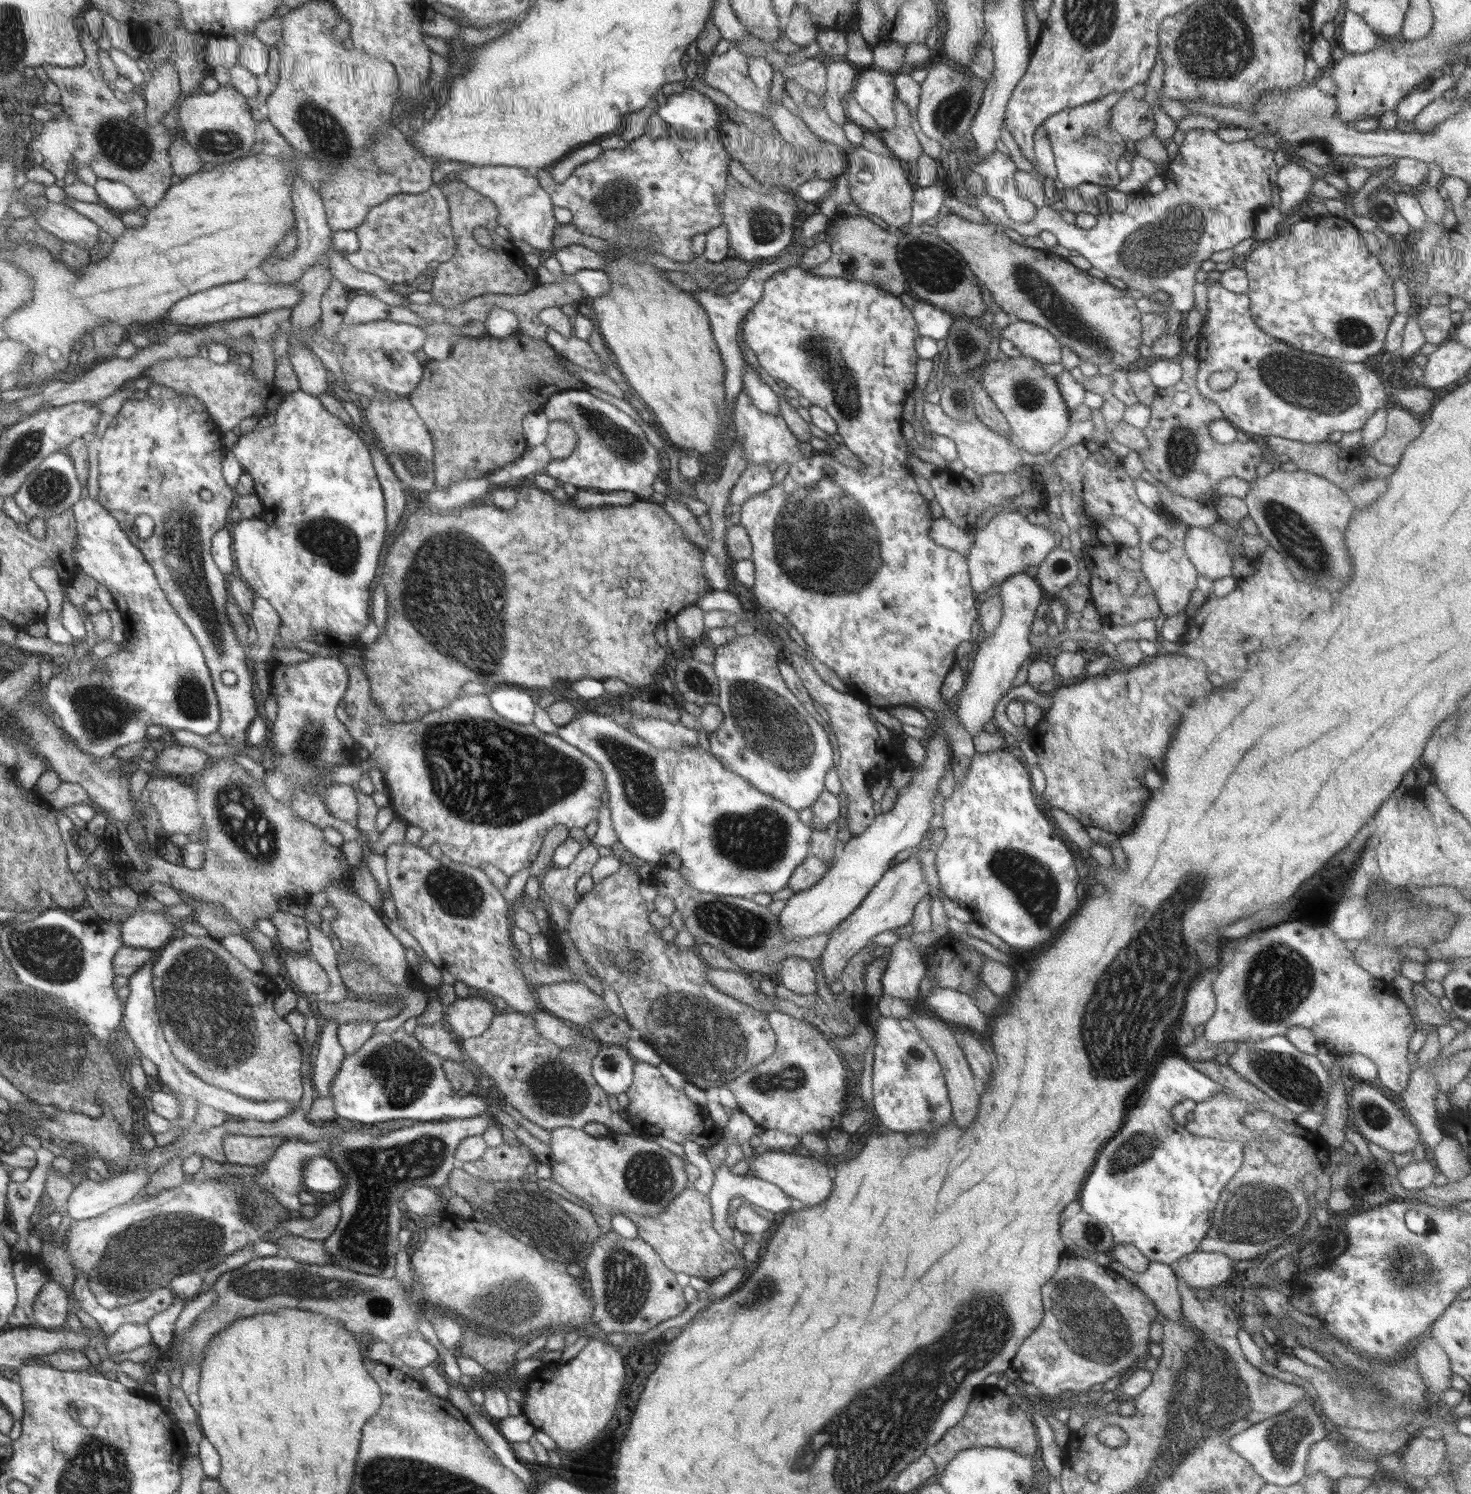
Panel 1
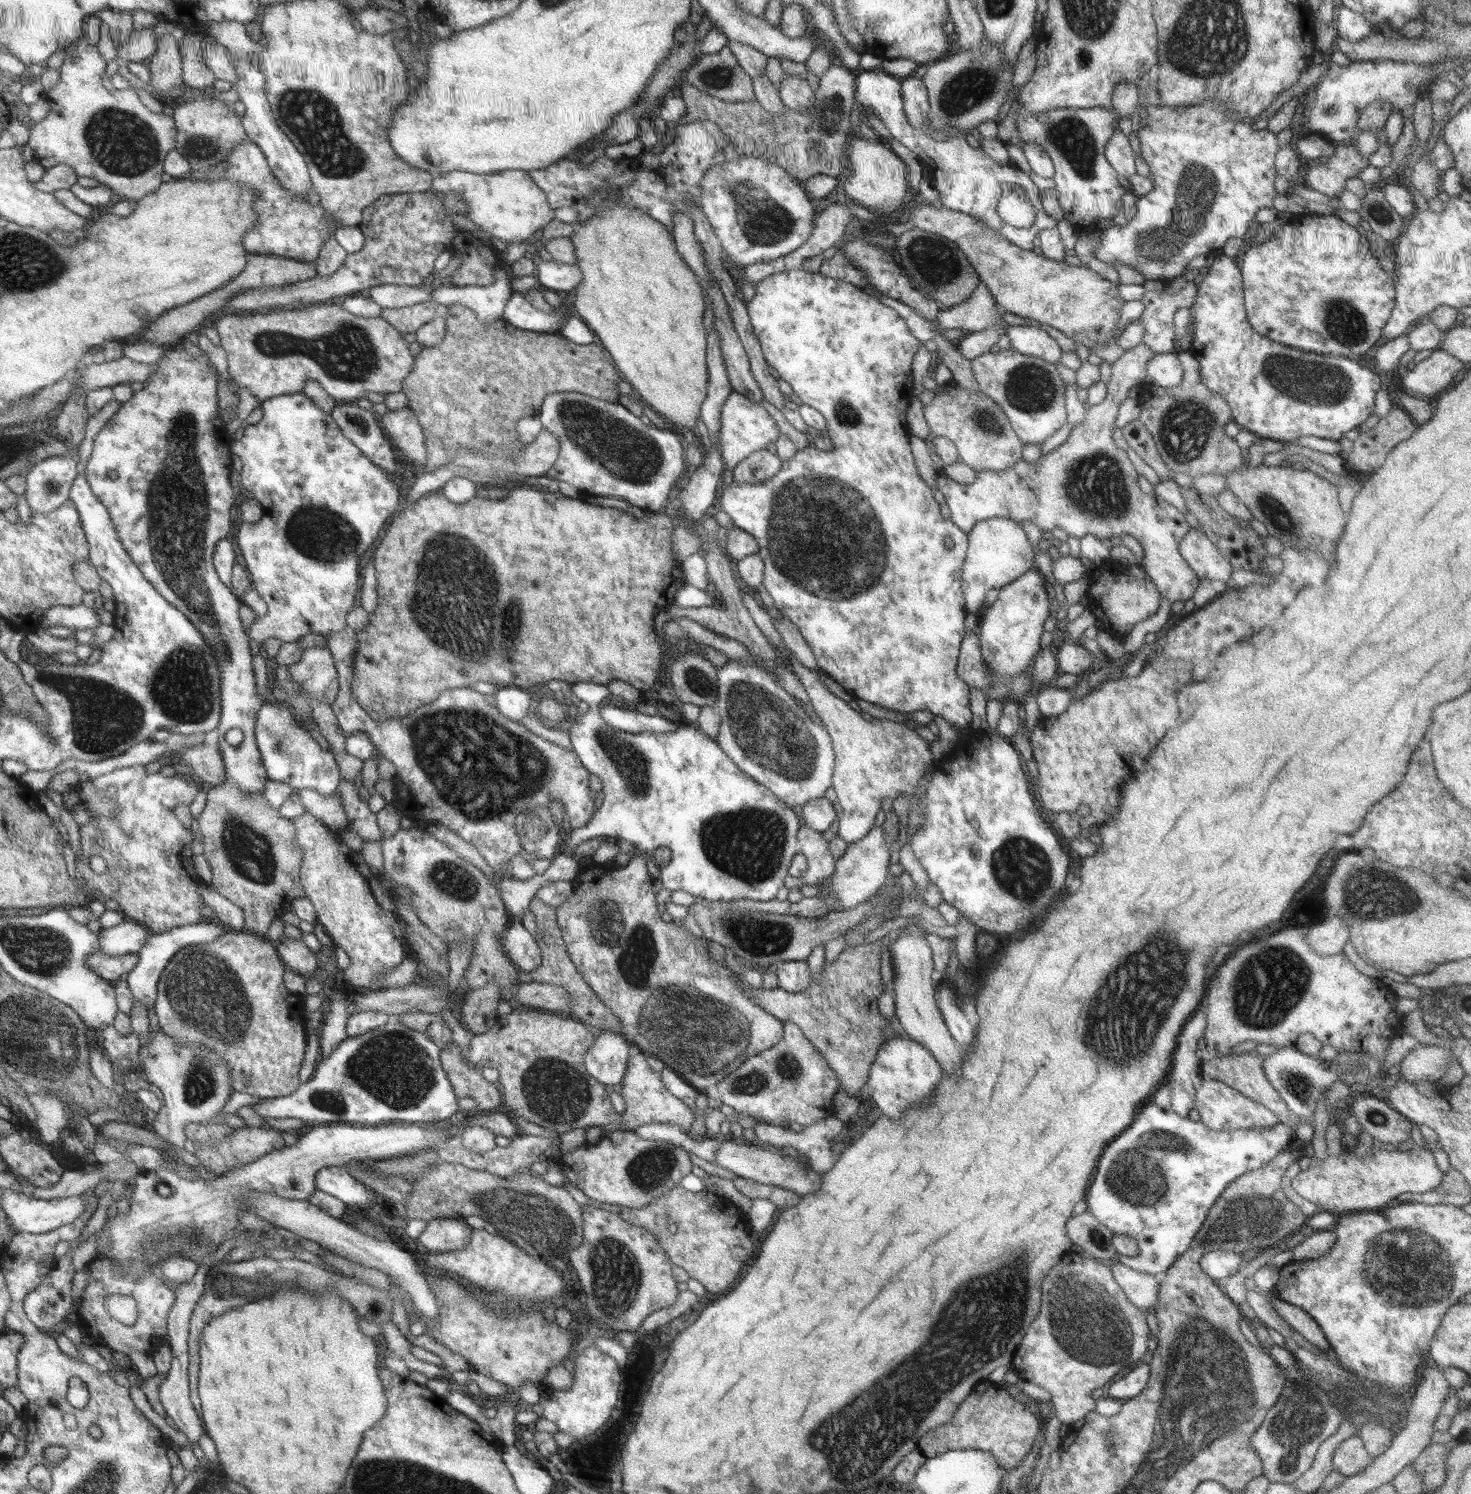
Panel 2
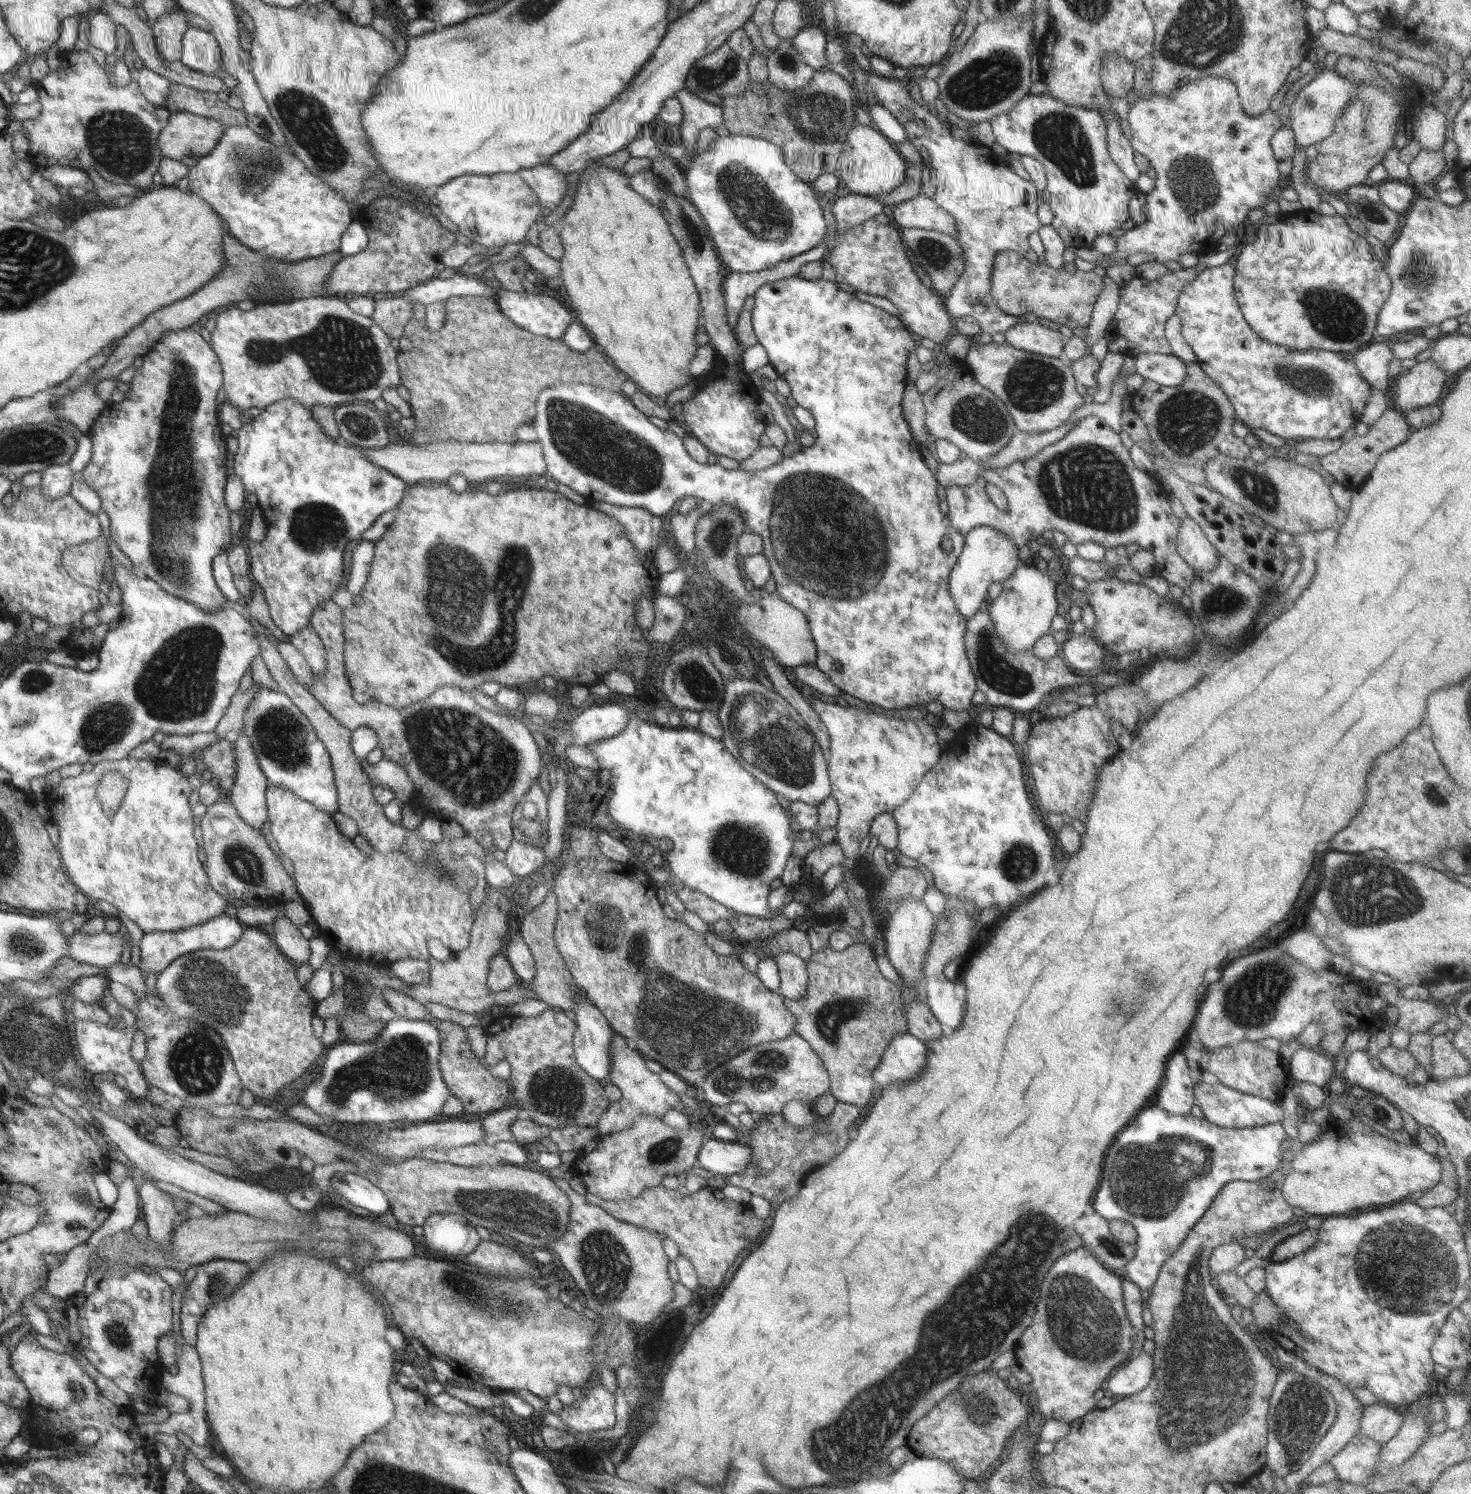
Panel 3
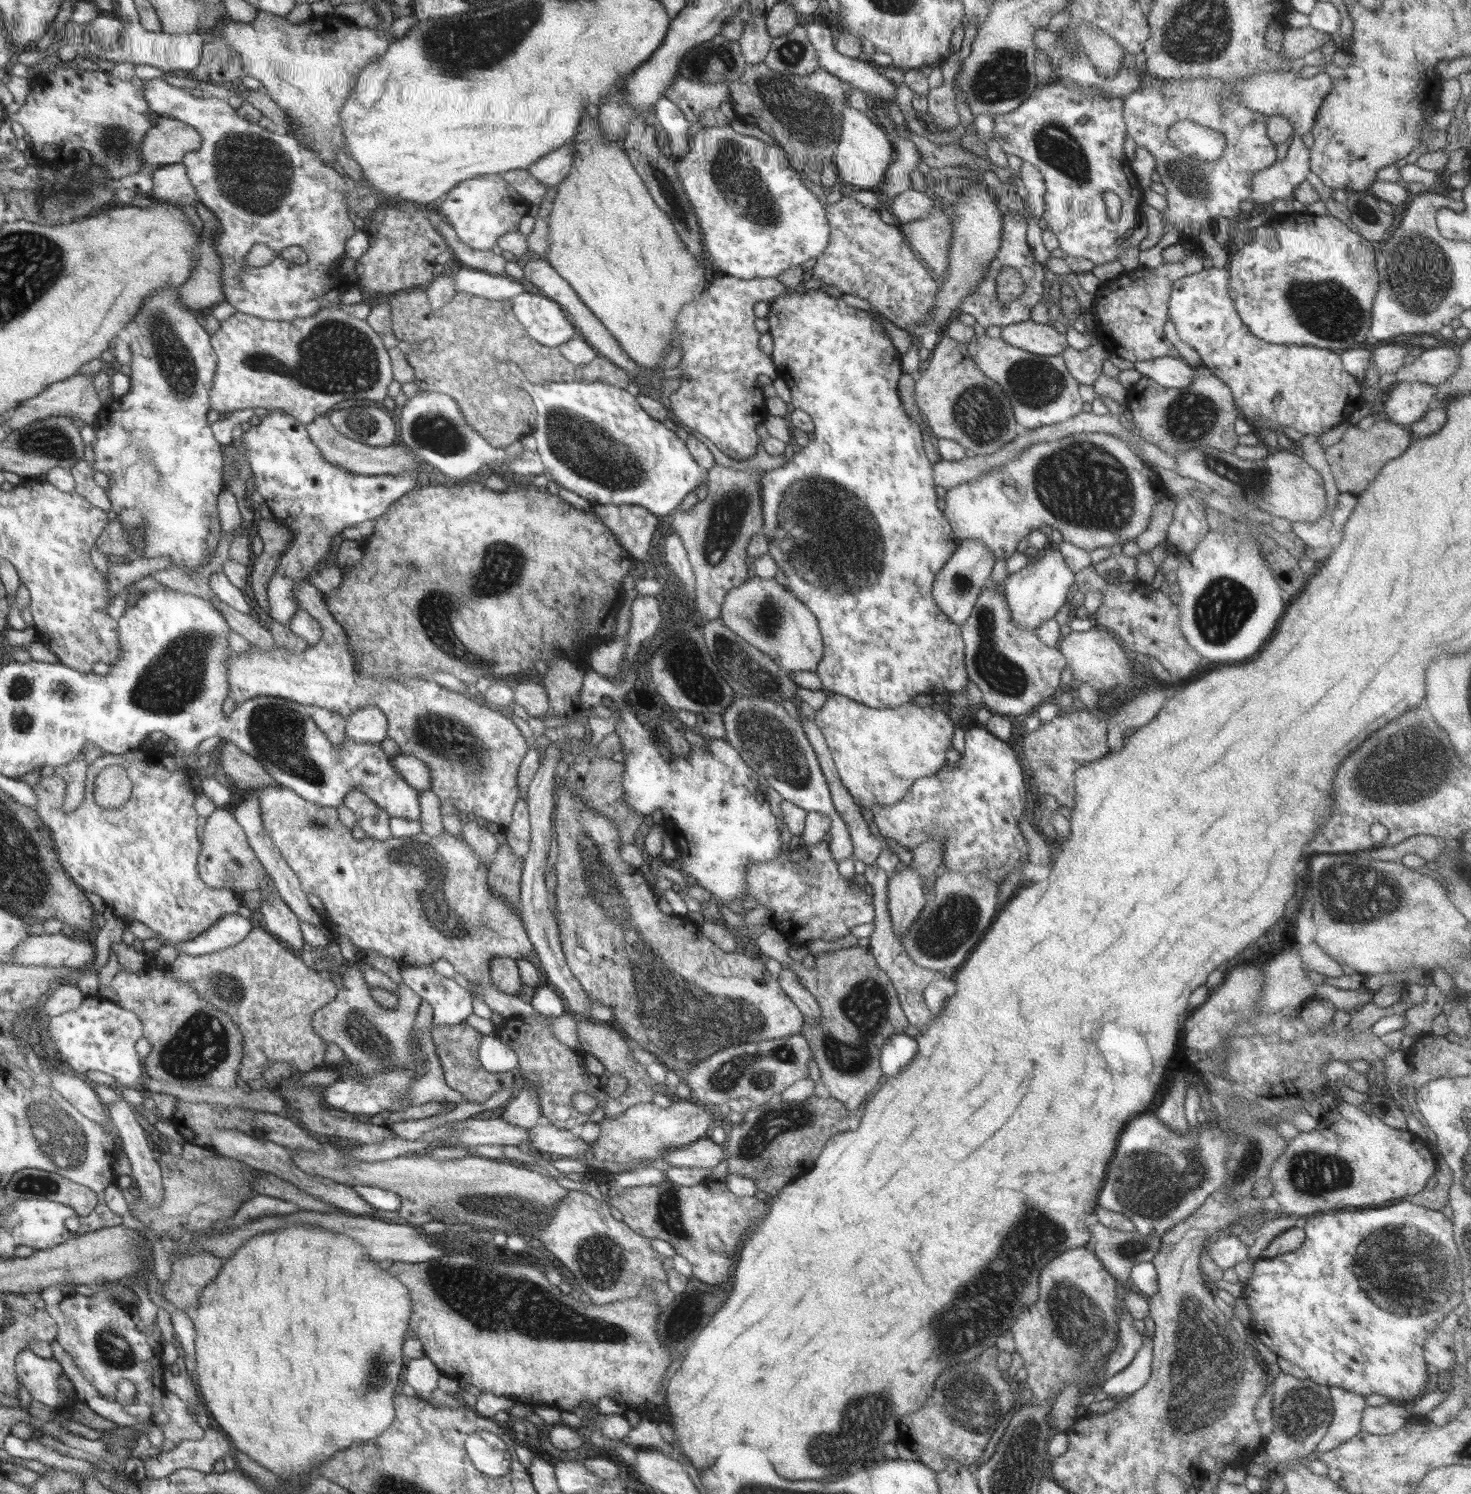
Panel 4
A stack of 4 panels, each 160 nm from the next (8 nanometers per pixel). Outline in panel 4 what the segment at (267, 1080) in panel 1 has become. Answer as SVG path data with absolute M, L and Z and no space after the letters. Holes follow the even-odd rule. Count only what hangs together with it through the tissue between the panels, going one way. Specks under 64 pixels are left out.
M253 928L242 942L202 956L190 956L180 953L172 964L172 975L180 983L188 983L200 999L216 1007L218 1011L230 1015L232 1021L244 1032L243 1058L240 1064L240 1078L248 1080L261 1078L267 1066L276 1062L290 1062L297 1070L308 1072L324 1062L326 1044L322 1036L315 1031L314 1014L323 1009L339 996L338 988L332 980L322 980L318 972L312 972L298 956L282 946L280 939L264 928Z

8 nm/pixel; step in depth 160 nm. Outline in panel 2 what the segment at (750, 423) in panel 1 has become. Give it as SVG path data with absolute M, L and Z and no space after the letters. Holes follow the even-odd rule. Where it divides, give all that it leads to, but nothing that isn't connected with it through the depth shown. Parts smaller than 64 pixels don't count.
M732 392L724 403L721 416L722 428L719 432L717 447L722 455L726 468L732 469L752 453L758 450L770 448L768 444L776 442L780 438L780 430L774 418L766 412L758 403L752 402L746 395Z

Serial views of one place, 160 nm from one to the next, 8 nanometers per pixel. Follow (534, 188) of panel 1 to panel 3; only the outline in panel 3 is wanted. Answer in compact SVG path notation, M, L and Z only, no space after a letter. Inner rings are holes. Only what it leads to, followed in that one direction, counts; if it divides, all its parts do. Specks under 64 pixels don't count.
M519 172L459 176L433 188L429 200L458 226L464 236L489 248L522 242L530 224L534 224L544 210L539 195L524 182Z

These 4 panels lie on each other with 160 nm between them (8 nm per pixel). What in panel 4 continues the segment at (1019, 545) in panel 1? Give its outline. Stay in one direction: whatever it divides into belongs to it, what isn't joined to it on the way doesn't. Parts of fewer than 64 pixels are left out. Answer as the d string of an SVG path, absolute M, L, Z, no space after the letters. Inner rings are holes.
M962 539L950 561L936 576L932 586L932 598L954 624L962 626L968 620L982 589L985 588L986 580L990 578L996 560L996 556L982 544L981 540Z

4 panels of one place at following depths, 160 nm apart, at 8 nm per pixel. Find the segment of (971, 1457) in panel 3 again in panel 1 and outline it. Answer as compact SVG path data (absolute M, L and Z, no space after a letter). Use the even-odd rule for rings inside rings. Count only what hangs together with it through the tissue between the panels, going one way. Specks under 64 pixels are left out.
M982 1384L976 1389L967 1411L958 1424L948 1429L936 1445L926 1446L925 1454L932 1459L937 1473L944 1473L944 1466L956 1457L956 1454L970 1448L996 1447L1014 1450L1020 1456L1034 1456L1039 1447L1035 1424L1032 1419L1017 1406L1012 1391L1003 1391L997 1386Z

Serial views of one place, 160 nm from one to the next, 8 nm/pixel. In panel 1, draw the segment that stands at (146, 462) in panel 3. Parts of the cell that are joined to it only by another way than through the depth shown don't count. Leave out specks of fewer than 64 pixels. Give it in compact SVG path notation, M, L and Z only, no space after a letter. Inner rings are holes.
M179 392L179 396L170 400L127 398L119 413L110 422L104 435L98 440L98 503L120 524L132 544L142 552L143 558L154 570L159 585L167 594L169 602L179 613L183 622L194 632L195 638L206 655L211 678L220 701L222 724L220 734L227 740L227 745L240 746L246 738L246 728L254 720L256 700L254 700L254 668L248 666L244 650L238 644L236 630L232 628L231 618L226 611L229 587L228 577L215 564L210 554L210 538L214 538L228 522L228 508L236 498L234 490L222 478L222 458L229 450L224 450L222 432L211 417L206 406L191 394ZM201 490L212 492L212 499L205 502L200 497ZM147 515L154 520L154 533L150 538L141 539L132 531L135 518ZM230 670L237 676L234 685L222 683L220 674Z

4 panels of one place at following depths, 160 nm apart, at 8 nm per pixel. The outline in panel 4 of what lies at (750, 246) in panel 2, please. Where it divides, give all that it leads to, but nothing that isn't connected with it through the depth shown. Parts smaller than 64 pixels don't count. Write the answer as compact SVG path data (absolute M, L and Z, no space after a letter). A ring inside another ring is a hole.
M715 125L706 126L705 129L700 130L691 138L688 154L676 160L675 167L683 189L686 191L688 200L694 209L694 214L699 218L706 258L713 270L720 268L720 272L724 272L725 275L748 280L777 277L785 270L800 267L810 258L818 258L824 252L826 245L830 244L830 225L826 218L825 201L818 198L814 192L804 185L800 174L789 165L787 159L788 156L779 146L770 146L770 144L767 145L762 140L758 140L758 138L740 134L738 131L734 131L731 126L717 127Z

